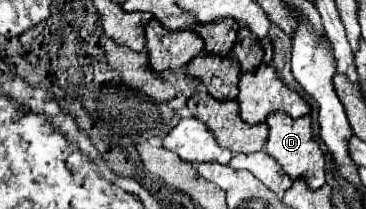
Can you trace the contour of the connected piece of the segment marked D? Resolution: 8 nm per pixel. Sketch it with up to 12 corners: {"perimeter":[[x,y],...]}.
{"perimeter":[[266,117],[266,151],[292,181],[324,185],[310,117]]}

